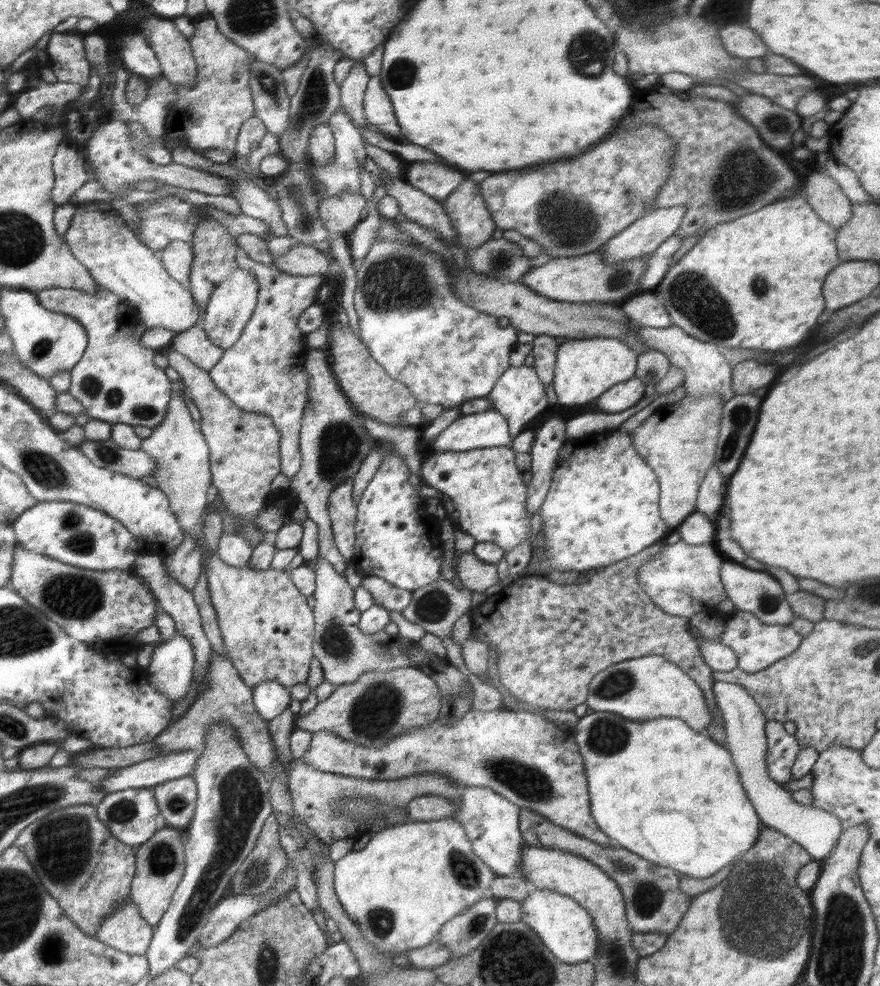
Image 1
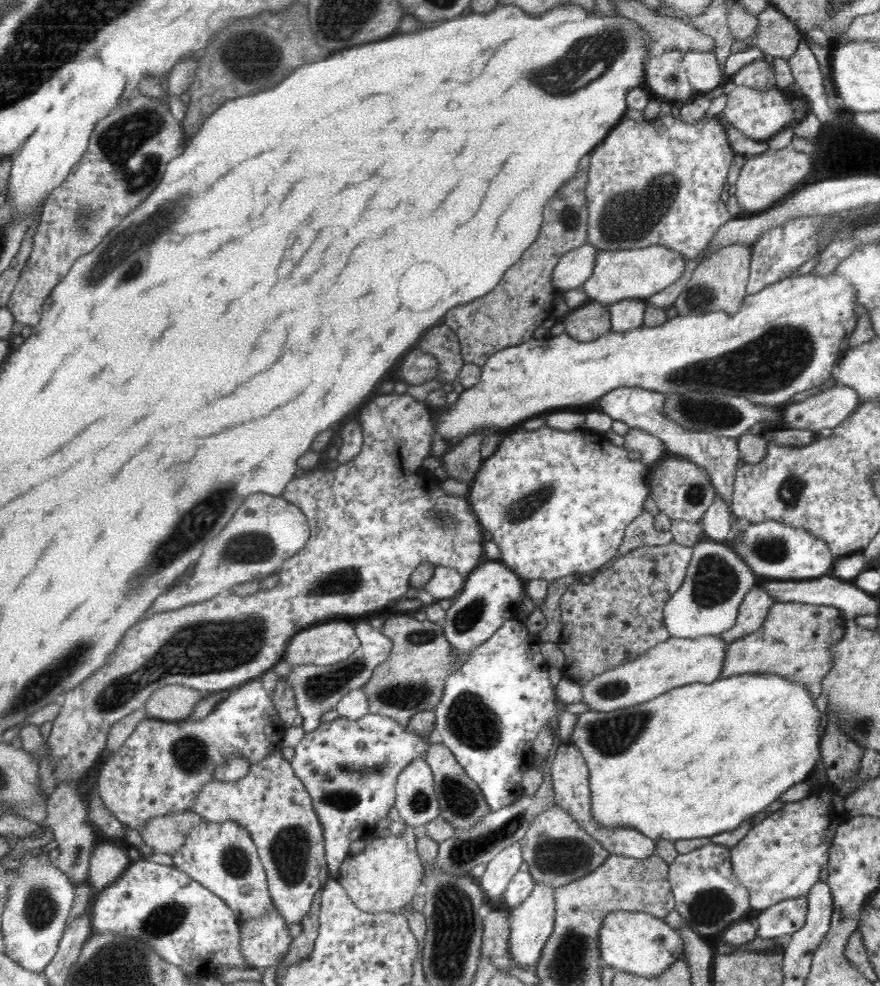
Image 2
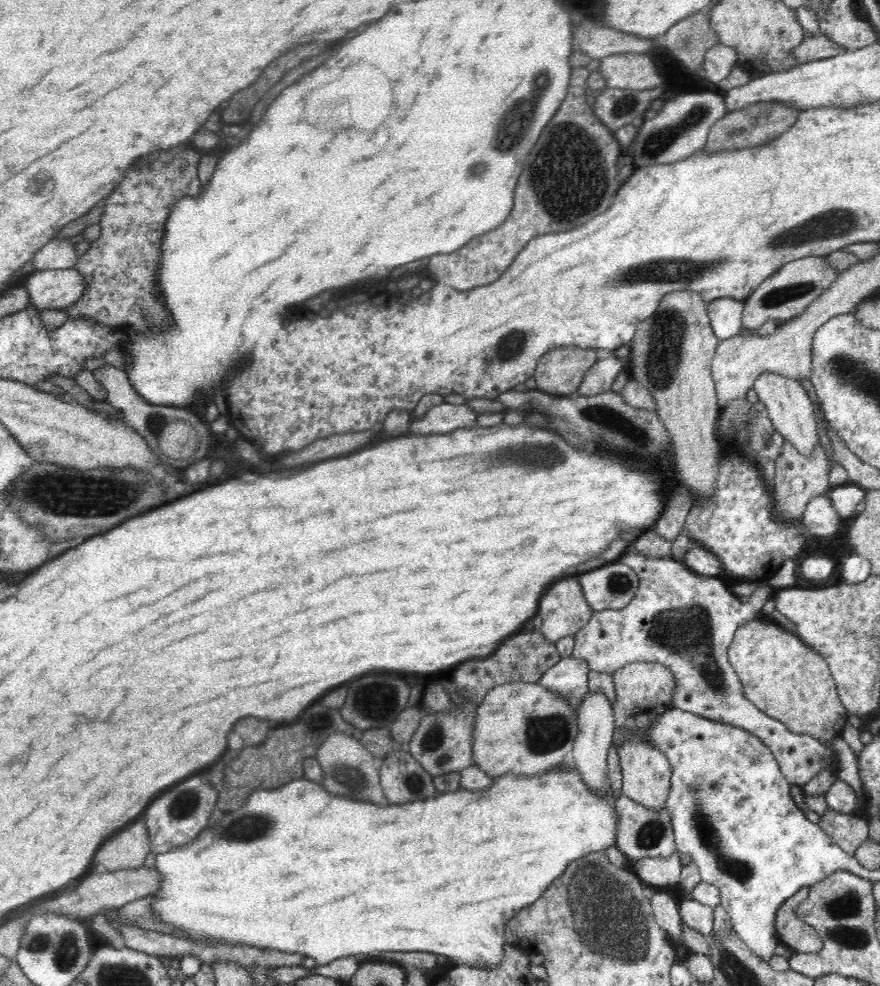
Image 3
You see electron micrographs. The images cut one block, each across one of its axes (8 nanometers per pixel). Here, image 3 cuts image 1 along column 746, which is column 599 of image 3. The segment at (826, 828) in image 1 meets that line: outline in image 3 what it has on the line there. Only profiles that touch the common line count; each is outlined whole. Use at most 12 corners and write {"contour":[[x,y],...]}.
{"contour":[[588,692],[568,761],[582,782],[606,794],[613,705]]}

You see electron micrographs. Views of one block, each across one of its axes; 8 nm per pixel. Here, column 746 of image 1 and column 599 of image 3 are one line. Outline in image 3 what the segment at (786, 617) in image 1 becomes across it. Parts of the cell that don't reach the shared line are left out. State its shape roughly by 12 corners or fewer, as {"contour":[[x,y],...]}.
{"contour":[[617,560],[582,574],[594,612],[624,608],[639,578]]}

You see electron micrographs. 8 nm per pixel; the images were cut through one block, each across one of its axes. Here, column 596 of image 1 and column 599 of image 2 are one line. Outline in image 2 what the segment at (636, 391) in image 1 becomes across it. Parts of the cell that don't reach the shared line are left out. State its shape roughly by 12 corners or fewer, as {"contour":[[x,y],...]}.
{"contour":[[611,390],[598,406],[706,471],[732,509],[738,437],[690,431],[662,415],[667,396]]}

